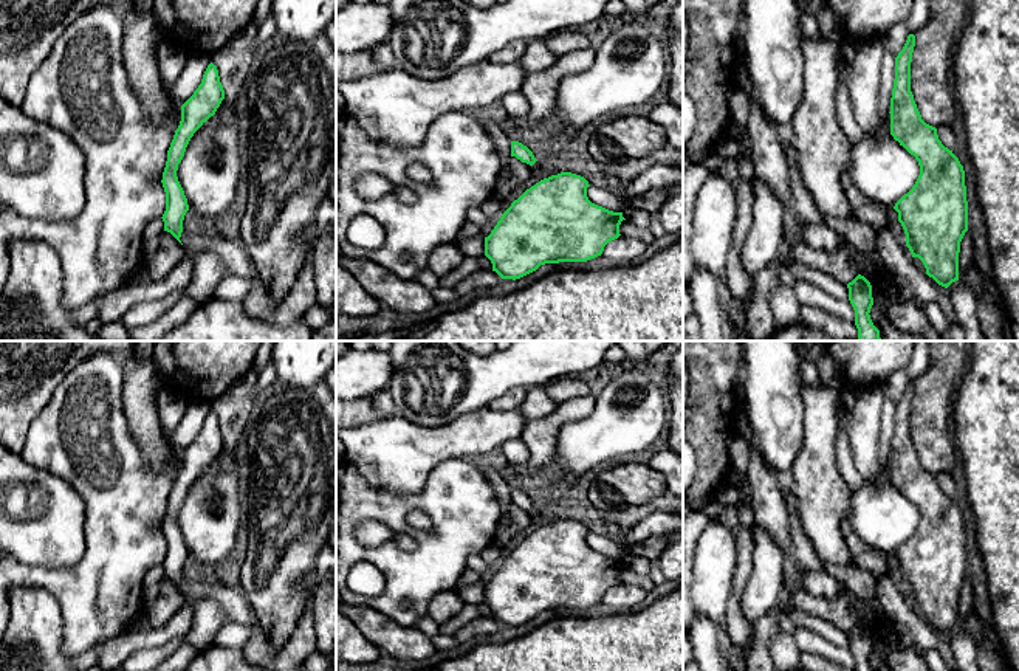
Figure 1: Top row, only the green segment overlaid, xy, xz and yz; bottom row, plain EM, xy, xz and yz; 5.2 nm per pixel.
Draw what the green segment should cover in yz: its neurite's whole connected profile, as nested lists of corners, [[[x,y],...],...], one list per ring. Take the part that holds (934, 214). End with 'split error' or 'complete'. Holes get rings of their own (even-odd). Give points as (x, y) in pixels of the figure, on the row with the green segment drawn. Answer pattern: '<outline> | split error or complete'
[[[909,34],[903,50],[895,57],[895,79],[890,98],[890,135],[920,166],[920,175],[912,189],[894,206],[898,222],[906,234],[906,246],[912,257],[918,257],[926,274],[938,285],[948,288],[959,280],[960,242],[968,231],[968,201],[965,170],[959,158],[942,144],[937,129],[926,124],[911,91],[911,62],[915,46],[915,36]]] | complete

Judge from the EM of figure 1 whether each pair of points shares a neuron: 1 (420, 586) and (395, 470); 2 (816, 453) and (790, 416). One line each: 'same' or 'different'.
1: different
2: different

